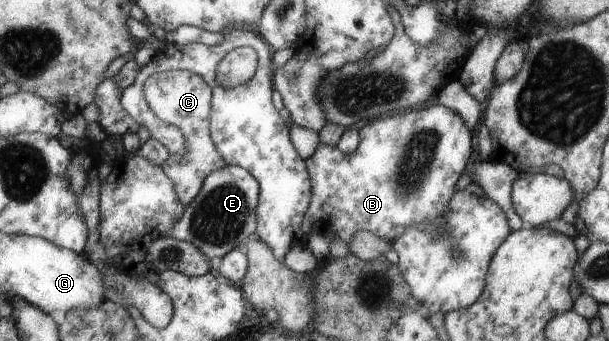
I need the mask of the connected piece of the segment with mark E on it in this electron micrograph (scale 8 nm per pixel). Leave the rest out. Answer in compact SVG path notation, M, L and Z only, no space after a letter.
M227 164L204 179L203 189L196 195L195 201L186 205L187 209L184 211L183 217L165 236L192 243L209 260L212 257L224 258L230 251L242 248L256 231L256 225L259 222L256 219L256 207L259 205L260 196L260 182L248 168Z

